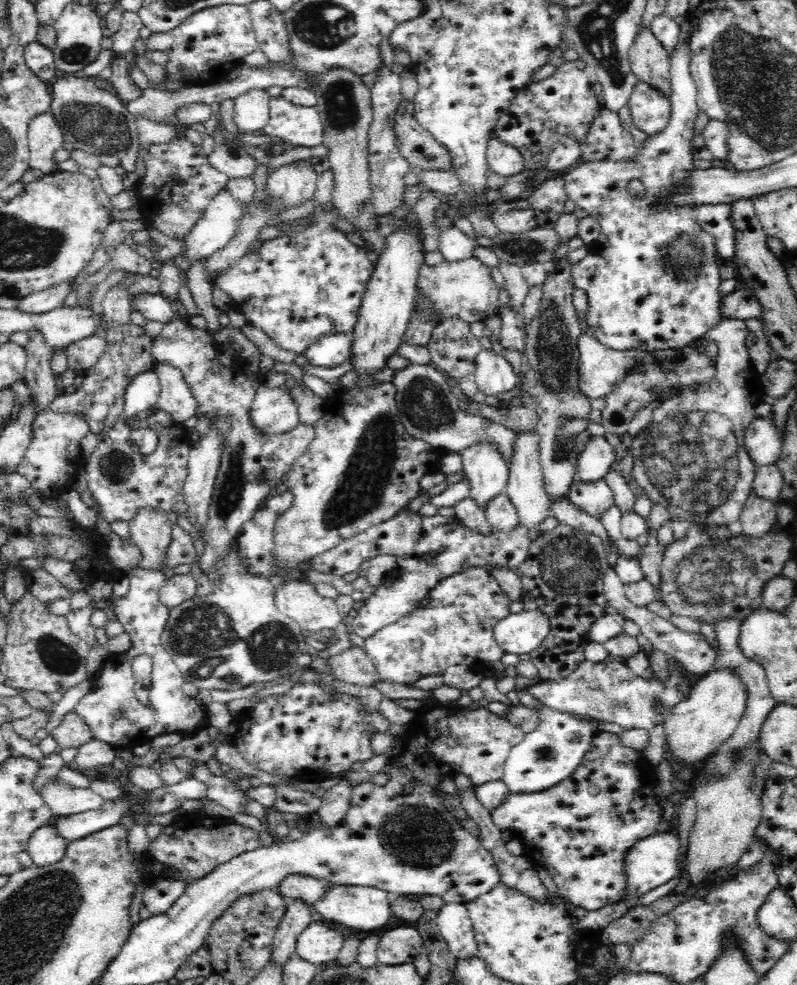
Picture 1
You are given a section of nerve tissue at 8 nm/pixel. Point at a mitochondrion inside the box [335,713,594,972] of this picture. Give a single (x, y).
(423, 841)

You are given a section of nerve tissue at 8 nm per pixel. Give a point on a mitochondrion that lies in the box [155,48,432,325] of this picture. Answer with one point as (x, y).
(341, 112)

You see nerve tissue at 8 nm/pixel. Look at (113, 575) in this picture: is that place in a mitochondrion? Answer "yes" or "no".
no

